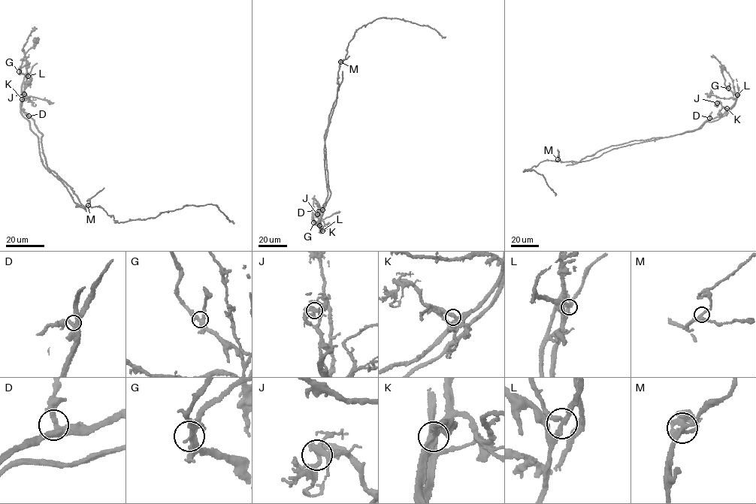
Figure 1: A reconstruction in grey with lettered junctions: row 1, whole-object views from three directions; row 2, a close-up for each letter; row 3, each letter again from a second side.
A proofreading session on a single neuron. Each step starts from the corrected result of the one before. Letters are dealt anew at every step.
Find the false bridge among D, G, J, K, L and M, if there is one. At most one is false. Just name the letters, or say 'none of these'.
L

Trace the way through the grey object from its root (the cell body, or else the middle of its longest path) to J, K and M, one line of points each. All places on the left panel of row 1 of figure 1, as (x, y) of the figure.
J: (39, 151), (38, 138), (20, 111), (21, 104), (27, 99), (25, 96), (22, 98), (24, 94)
K: (39, 151), (38, 138), (20, 111), (21, 104), (27, 98), (24, 96), (22, 99)
M: (39, 151), (43, 165), (66, 187), (74, 201), (84, 208), (88, 205)

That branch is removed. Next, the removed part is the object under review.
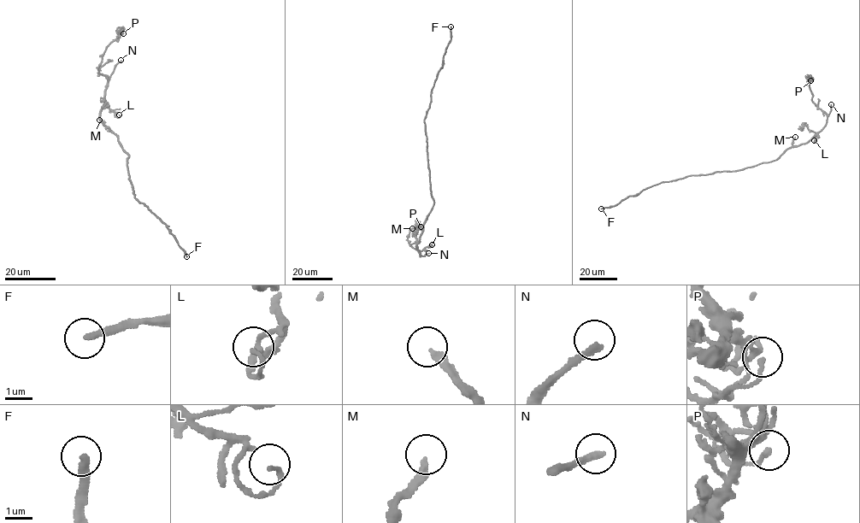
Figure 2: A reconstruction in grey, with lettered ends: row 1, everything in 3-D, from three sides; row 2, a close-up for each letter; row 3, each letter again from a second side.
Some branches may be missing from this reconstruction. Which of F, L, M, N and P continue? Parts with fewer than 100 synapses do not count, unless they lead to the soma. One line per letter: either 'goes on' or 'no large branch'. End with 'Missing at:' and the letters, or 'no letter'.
F: goes on
L: no large branch
M: no large branch
N: goes on
P: no large branch
Missing at: F, N

